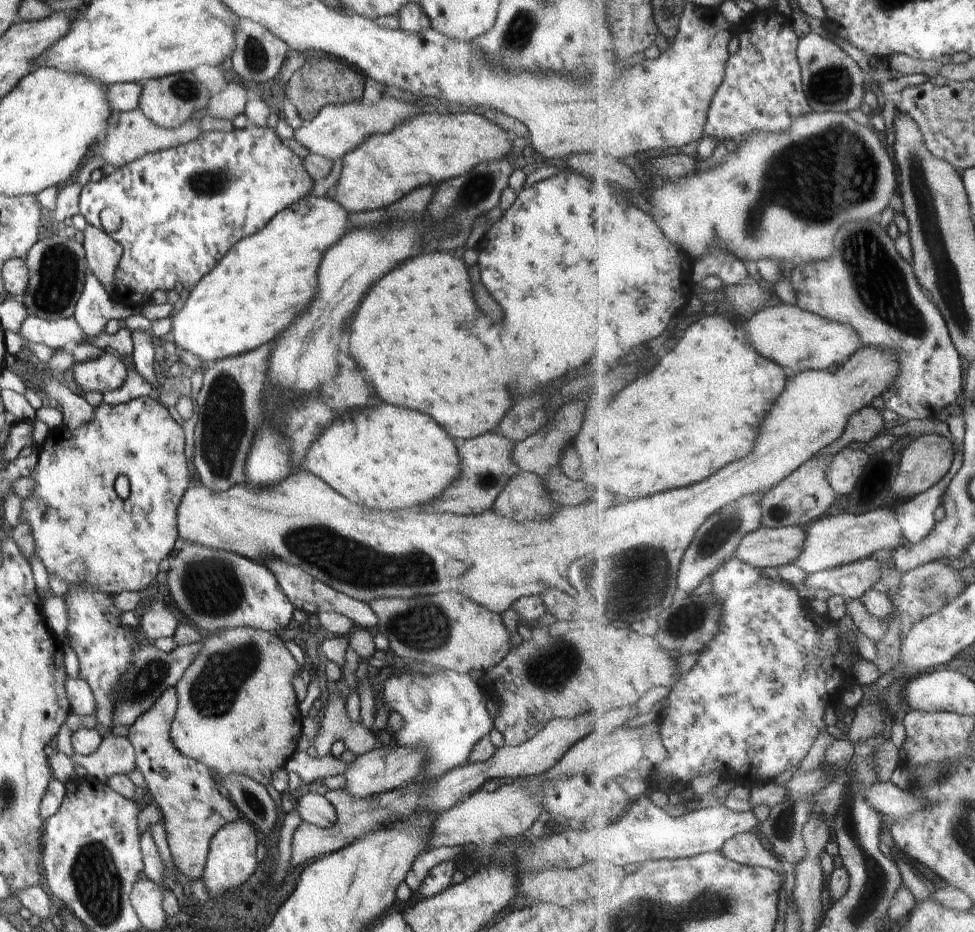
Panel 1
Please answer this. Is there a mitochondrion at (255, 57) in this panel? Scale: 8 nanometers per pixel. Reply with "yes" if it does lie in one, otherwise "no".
yes

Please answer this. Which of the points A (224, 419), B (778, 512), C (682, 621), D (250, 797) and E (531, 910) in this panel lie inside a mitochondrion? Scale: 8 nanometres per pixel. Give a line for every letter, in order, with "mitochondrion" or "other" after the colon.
A: mitochondrion
B: mitochondrion
C: mitochondrion
D: mitochondrion
E: other

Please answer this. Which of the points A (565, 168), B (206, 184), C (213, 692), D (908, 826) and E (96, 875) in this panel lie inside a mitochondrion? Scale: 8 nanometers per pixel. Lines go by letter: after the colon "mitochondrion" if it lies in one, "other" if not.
A: other
B: mitochondrion
C: mitochondrion
D: other
E: mitochondrion

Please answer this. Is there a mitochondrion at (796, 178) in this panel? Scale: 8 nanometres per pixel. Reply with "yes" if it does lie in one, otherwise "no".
yes

